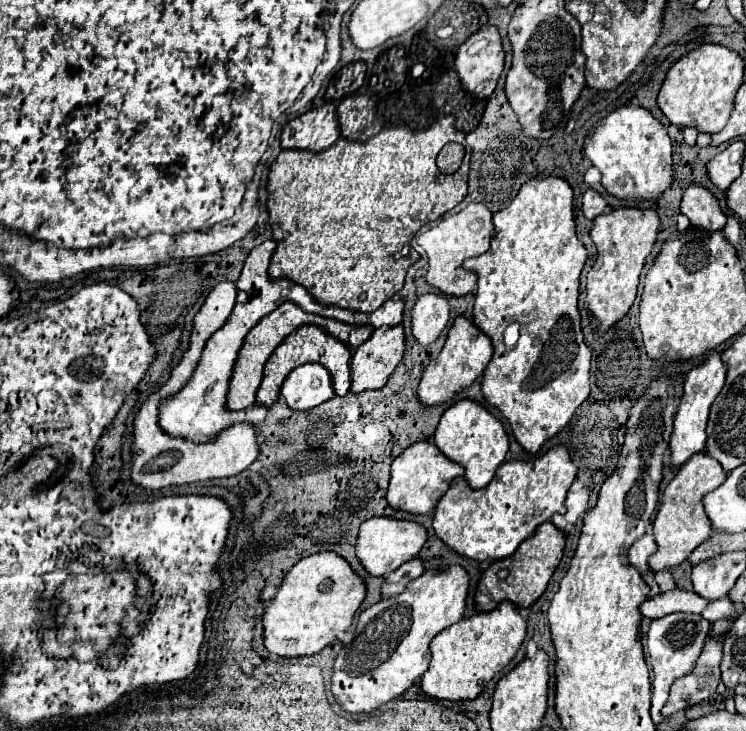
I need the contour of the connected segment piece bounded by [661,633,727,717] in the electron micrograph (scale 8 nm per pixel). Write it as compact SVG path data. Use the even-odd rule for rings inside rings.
M727 633L723 635L715 635L713 639L709 639L705 643L705 649L701 653L701 657L697 659L697 665L693 669L693 673L681 677L681 681L675 681L671 691L669 691L669 699L661 711L661 715L671 715L679 709L687 709L691 705L697 705L701 701L707 701L719 681L721 681L721 655L723 655L723 643L725 643Z

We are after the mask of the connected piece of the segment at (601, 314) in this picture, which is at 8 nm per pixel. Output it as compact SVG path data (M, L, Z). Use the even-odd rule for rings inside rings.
M617 207L593 219L591 239L597 247L597 259L587 273L587 307L591 311L591 325L595 331L605 333L613 323L621 321L633 305L639 275L653 249L659 227L659 215L649 207Z

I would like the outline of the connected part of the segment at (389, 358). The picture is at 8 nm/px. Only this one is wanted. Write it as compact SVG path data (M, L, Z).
M403 323L395 327L375 329L373 335L361 343L351 357L353 385L351 391L381 389L399 361L405 355L405 331Z

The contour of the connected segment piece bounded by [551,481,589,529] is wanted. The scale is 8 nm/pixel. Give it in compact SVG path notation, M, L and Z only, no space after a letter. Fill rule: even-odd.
M575 481L565 499L565 513L555 513L551 517L551 523L559 529L565 529L567 525L575 523L579 515L587 511L587 503L589 503L589 489L581 481Z

